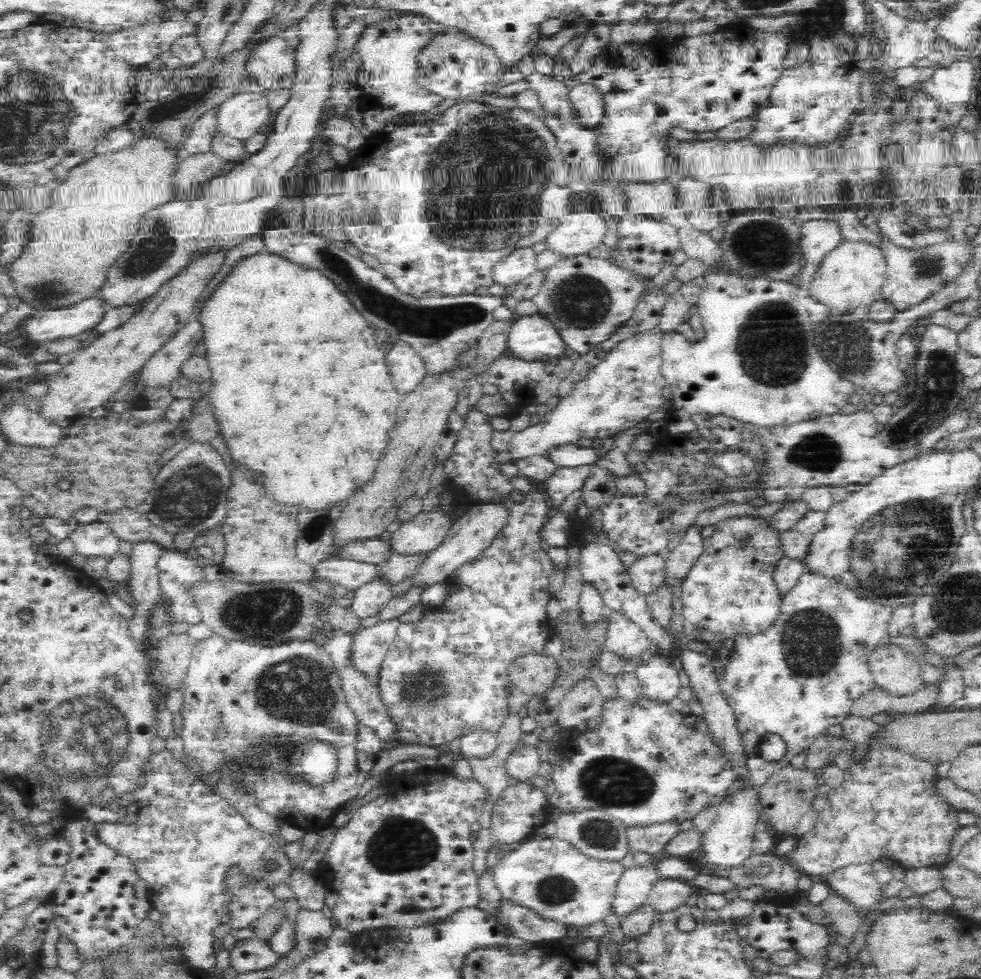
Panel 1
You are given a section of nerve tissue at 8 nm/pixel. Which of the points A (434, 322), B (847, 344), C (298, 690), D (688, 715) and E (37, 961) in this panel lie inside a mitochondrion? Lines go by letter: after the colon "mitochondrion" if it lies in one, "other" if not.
A: mitochondrion
B: mitochondrion
C: mitochondrion
D: other
E: other

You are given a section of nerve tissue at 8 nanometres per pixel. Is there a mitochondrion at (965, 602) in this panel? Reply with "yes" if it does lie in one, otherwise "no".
yes

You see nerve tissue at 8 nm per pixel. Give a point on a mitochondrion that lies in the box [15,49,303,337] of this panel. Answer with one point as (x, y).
(150, 254)

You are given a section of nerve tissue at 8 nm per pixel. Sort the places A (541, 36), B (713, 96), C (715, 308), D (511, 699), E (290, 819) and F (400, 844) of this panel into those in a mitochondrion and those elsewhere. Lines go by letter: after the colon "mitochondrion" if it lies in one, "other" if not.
A: other
B: other
C: other
D: other
E: other
F: mitochondrion

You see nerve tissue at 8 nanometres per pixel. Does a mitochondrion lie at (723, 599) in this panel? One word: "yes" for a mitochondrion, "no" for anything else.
no

